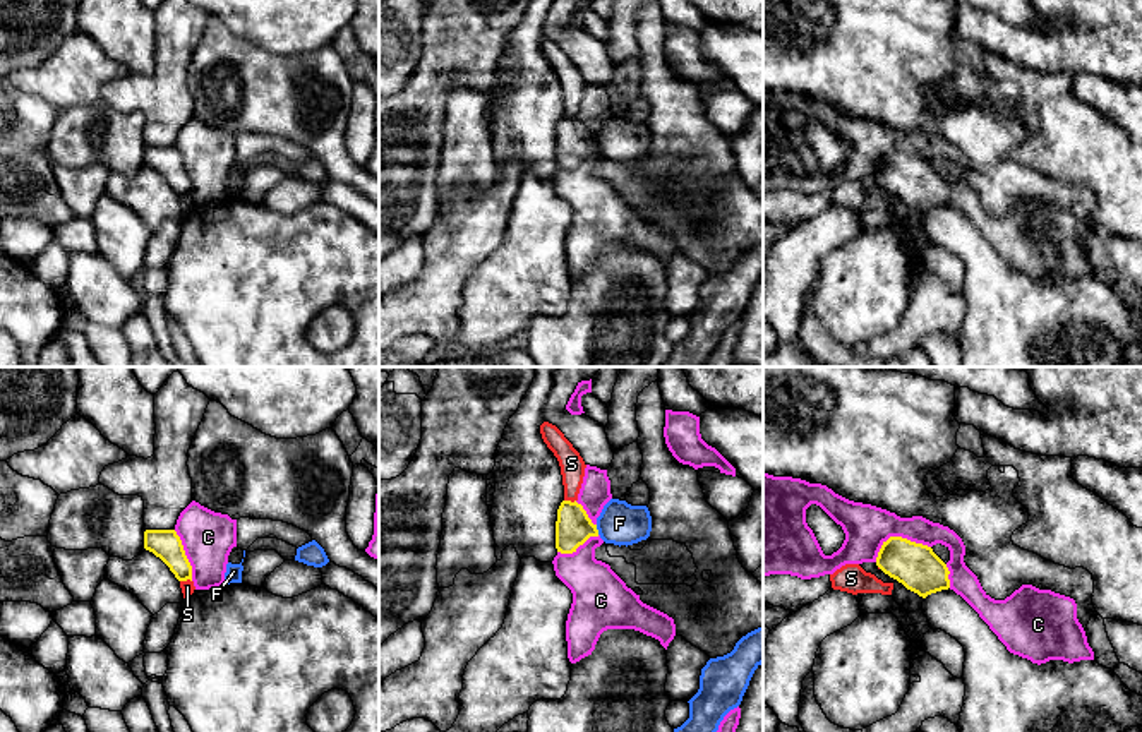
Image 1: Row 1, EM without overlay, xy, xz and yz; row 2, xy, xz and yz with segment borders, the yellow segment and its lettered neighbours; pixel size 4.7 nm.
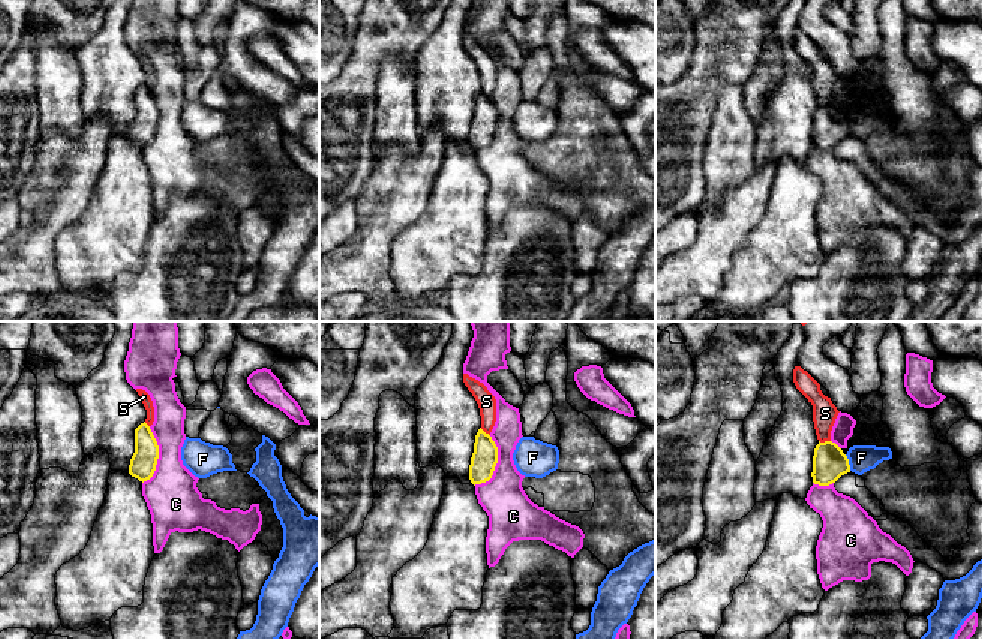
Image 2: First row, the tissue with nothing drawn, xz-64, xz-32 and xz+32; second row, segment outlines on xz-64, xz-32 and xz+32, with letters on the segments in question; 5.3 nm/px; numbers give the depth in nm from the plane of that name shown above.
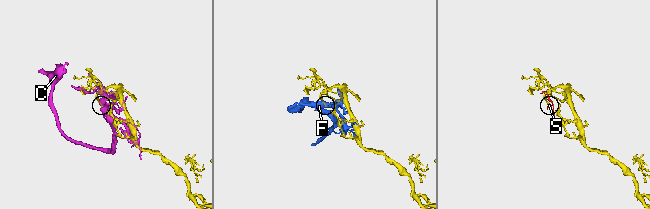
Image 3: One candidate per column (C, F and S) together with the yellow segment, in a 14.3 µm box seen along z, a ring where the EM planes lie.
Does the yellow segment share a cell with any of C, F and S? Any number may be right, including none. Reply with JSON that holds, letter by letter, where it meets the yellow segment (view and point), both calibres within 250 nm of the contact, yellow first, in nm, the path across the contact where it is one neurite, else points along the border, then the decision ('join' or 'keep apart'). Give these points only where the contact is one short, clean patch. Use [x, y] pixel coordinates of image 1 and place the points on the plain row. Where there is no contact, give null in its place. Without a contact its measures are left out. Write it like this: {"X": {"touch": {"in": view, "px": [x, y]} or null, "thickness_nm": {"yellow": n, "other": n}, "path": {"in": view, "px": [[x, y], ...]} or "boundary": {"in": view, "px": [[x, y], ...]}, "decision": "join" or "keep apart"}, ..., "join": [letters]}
{"C": {"touch": {"in": "yz", "px": [897, 153]}, "thickness_nm": {"yellow": 220, "other": 220}, "decision": "keep apart"}, "F": {"touch": {"in": "xz", "px": [597, 146]}, "thickness_nm": {"yellow": 170, "other": 200}, "decision": "keep apart"}, "S": {"touch": {"in": "xy", "px": [186, 196]}, "thickness_nm": {"yellow": 140, "other": 70}, "boundary": {"in": "xy", "px": [[191, 196], [180, 198]]}, "decision": "keep apart"}, "join": []}

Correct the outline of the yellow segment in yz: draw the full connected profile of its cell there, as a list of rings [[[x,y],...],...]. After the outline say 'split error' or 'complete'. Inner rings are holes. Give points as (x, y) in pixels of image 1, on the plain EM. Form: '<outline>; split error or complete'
[[[902,153],[883,158],[876,182],[923,214],[950,204],[950,187],[933,165]]]; complete

